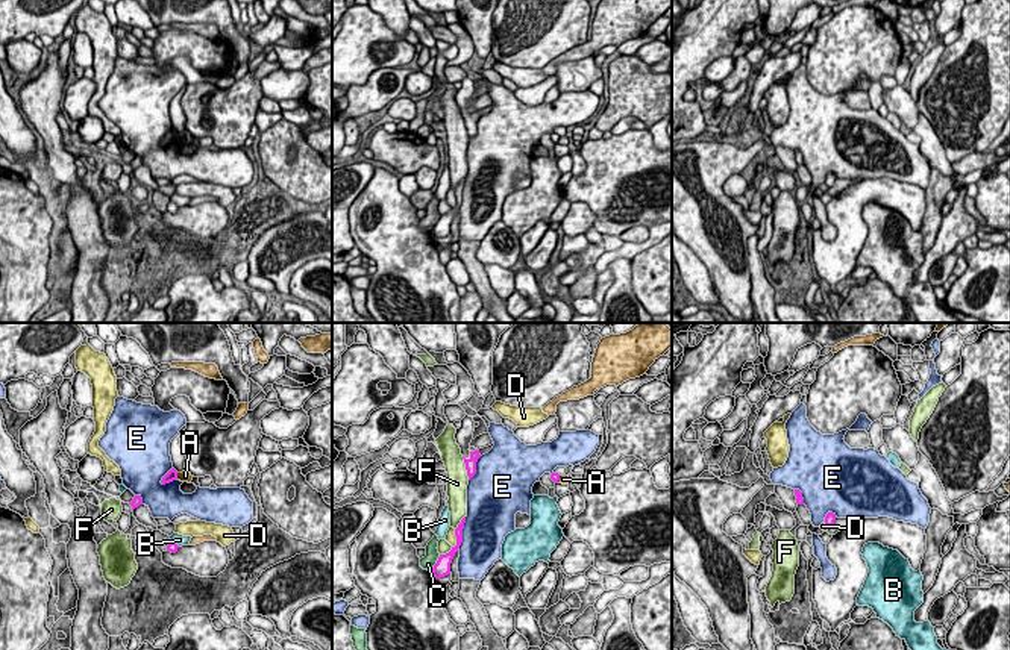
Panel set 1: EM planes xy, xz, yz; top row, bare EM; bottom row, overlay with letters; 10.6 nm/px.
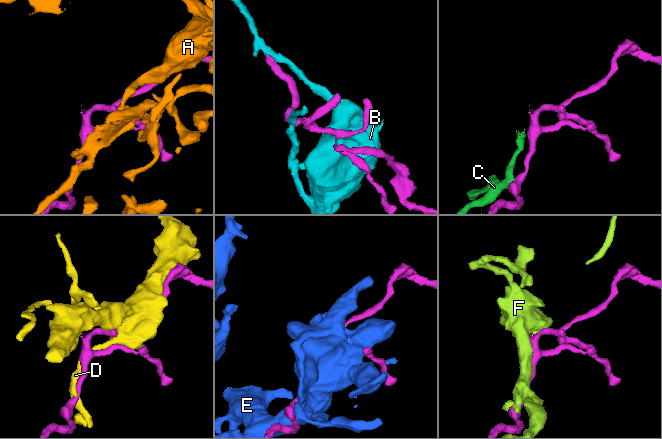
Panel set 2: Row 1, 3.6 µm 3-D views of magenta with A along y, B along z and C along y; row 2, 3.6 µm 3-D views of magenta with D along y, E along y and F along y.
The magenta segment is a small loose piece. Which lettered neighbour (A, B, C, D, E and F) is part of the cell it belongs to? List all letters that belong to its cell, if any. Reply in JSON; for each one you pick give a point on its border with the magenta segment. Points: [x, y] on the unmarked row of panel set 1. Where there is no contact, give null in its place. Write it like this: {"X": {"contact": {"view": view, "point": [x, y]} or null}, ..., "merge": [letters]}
{"merge": []}

